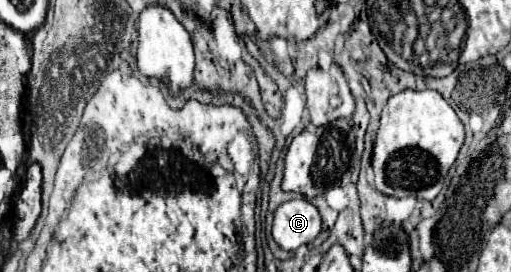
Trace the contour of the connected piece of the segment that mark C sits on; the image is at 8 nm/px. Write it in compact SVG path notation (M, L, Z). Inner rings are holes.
M295 198L275 210L273 240L285 250L295 252L303 244L311 244L321 232L319 210L305 198Z

